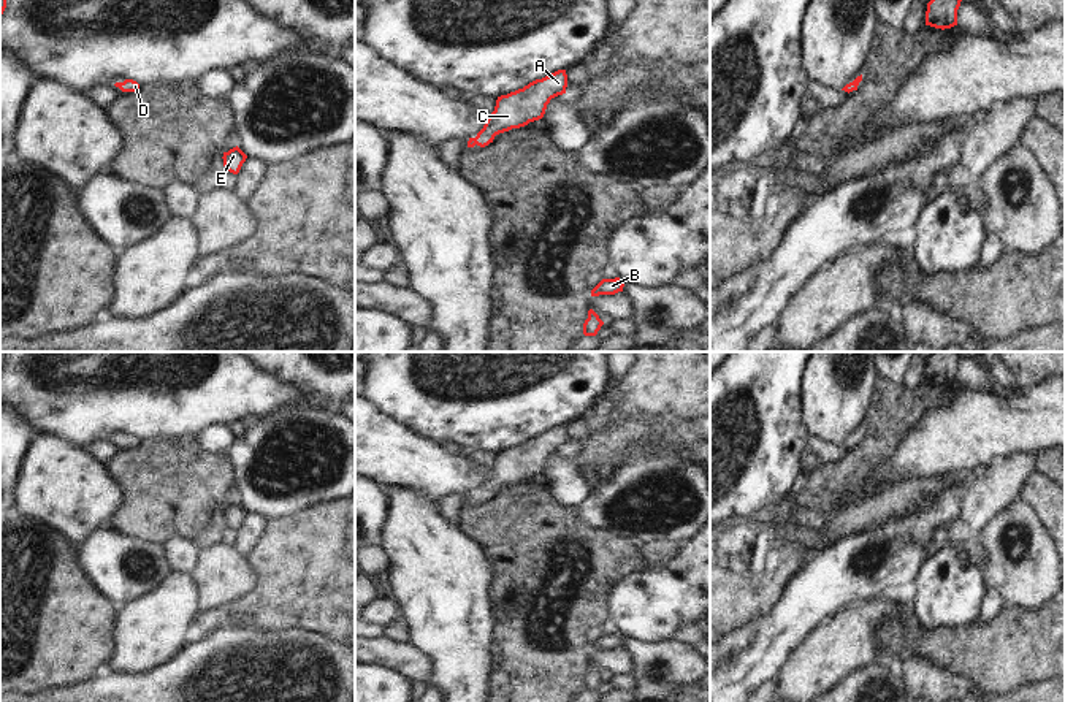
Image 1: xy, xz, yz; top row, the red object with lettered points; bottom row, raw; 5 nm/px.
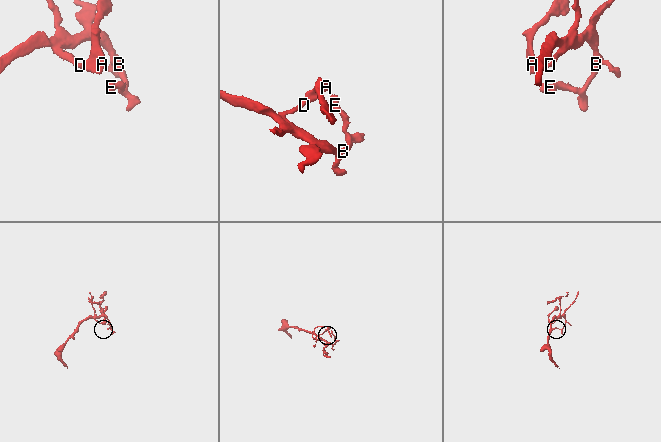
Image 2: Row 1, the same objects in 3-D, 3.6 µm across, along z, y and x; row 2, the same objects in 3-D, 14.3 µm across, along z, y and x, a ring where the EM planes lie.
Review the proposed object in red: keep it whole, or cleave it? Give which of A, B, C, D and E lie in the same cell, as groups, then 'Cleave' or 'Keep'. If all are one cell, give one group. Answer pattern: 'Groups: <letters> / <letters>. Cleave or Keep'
Groups: A B C D E. Keep

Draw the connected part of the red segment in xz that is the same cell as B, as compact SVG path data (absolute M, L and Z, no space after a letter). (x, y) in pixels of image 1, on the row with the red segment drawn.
M620 277L615 279L602 279L593 290L591 296L599 296L599 295L615 295L618 292L623 292L624 280Z

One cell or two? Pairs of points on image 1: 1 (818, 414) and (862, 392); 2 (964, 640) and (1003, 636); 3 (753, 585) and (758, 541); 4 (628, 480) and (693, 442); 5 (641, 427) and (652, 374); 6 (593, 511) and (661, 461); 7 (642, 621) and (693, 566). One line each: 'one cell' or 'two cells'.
1: one cell
2: one cell
3: one cell
4: two cells
5: two cells
6: one cell
7: one cell

